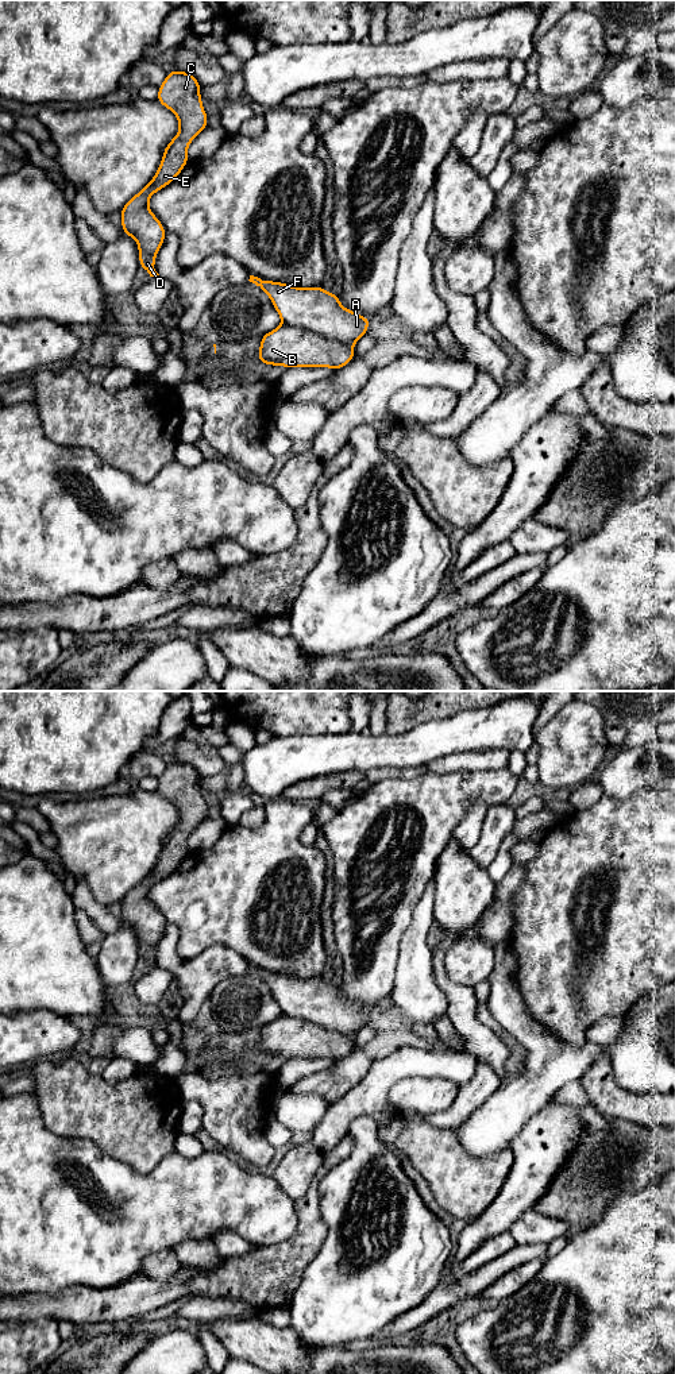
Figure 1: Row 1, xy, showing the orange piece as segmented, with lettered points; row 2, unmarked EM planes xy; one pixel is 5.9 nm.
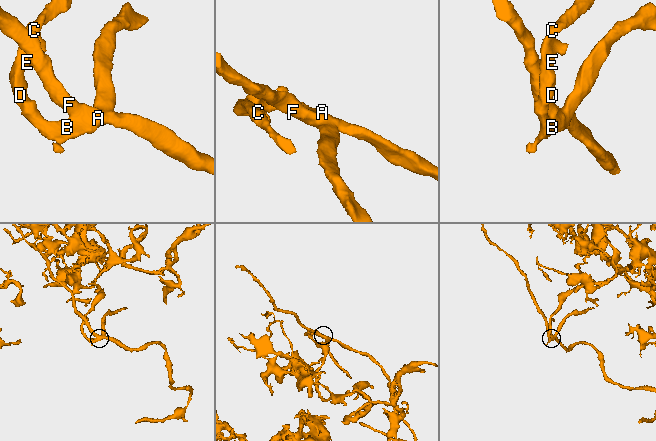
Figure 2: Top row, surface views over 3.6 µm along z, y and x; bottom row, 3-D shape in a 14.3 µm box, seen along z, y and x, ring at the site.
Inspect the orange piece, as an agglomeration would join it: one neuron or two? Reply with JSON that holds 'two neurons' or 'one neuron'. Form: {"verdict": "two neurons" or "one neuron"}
{"verdict": "one neuron"}

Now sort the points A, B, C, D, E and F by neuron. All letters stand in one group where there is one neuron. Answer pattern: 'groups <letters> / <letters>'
groups A B C D E F

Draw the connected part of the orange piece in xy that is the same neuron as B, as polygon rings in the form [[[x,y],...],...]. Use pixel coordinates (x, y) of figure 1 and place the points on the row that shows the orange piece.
[[[250,275],[250,282],[259,286],[271,300],[282,324],[261,337],[256,358],[269,366],[329,367],[333,371],[348,364],[354,356],[354,344],[367,333],[370,317],[346,309],[336,293],[321,286],[297,287],[284,282],[261,279]]]

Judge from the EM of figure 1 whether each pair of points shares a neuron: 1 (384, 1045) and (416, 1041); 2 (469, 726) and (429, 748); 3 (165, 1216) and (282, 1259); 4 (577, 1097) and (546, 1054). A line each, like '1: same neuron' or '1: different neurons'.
1: same neuron
2: same neuron
3: different neurons
4: different neurons

